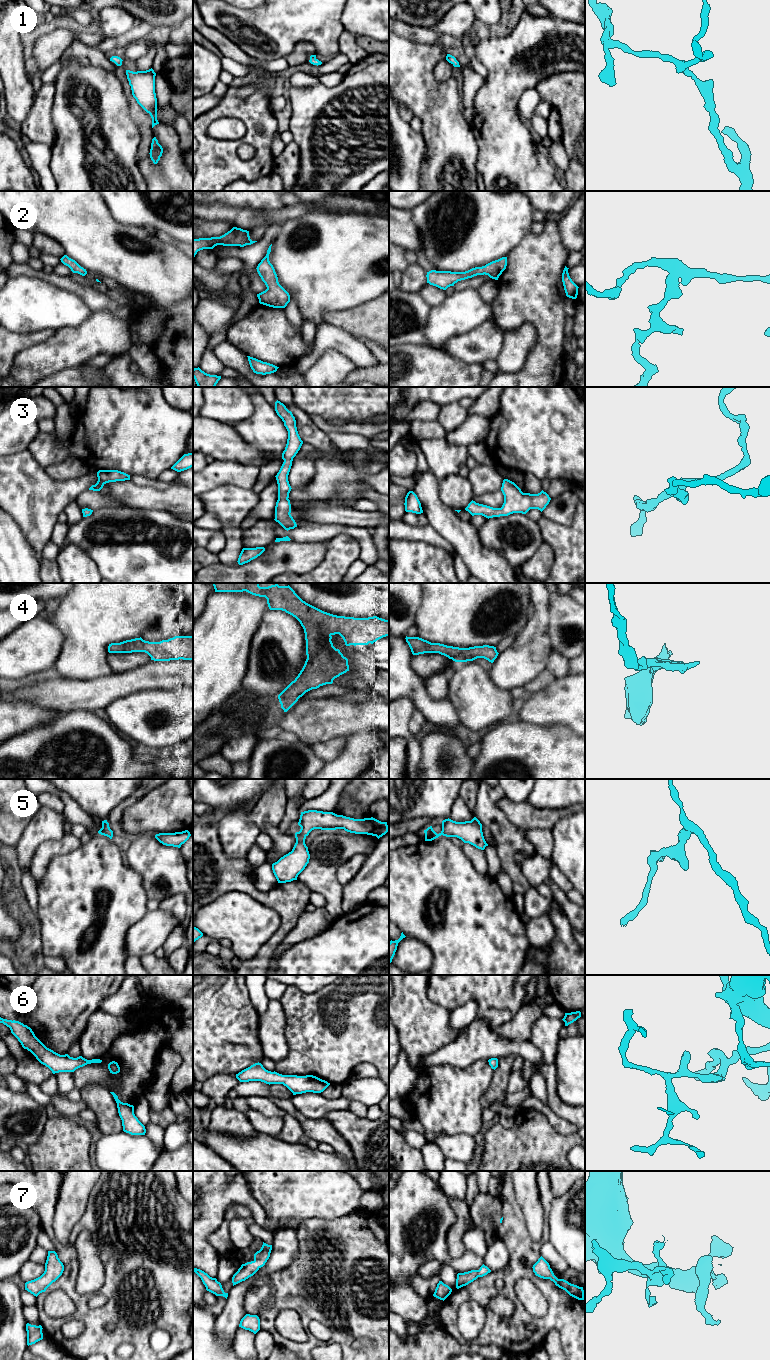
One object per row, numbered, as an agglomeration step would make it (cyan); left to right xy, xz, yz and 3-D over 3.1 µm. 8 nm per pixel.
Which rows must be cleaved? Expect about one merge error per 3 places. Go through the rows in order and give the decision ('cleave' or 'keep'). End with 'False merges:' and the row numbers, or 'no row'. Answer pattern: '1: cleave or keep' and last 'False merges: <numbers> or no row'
1: keep
2: keep
3: keep
4: keep
5: keep
6: keep
7: keep
False merges: no row

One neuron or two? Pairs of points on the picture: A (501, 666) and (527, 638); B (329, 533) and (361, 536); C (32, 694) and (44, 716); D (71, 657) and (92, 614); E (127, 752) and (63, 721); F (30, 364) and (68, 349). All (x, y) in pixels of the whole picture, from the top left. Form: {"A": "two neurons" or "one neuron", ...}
{"A": "one neuron", "B": "one neuron", "C": "two neurons", "D": "one neuron", "E": "one neuron", "F": "one neuron"}

